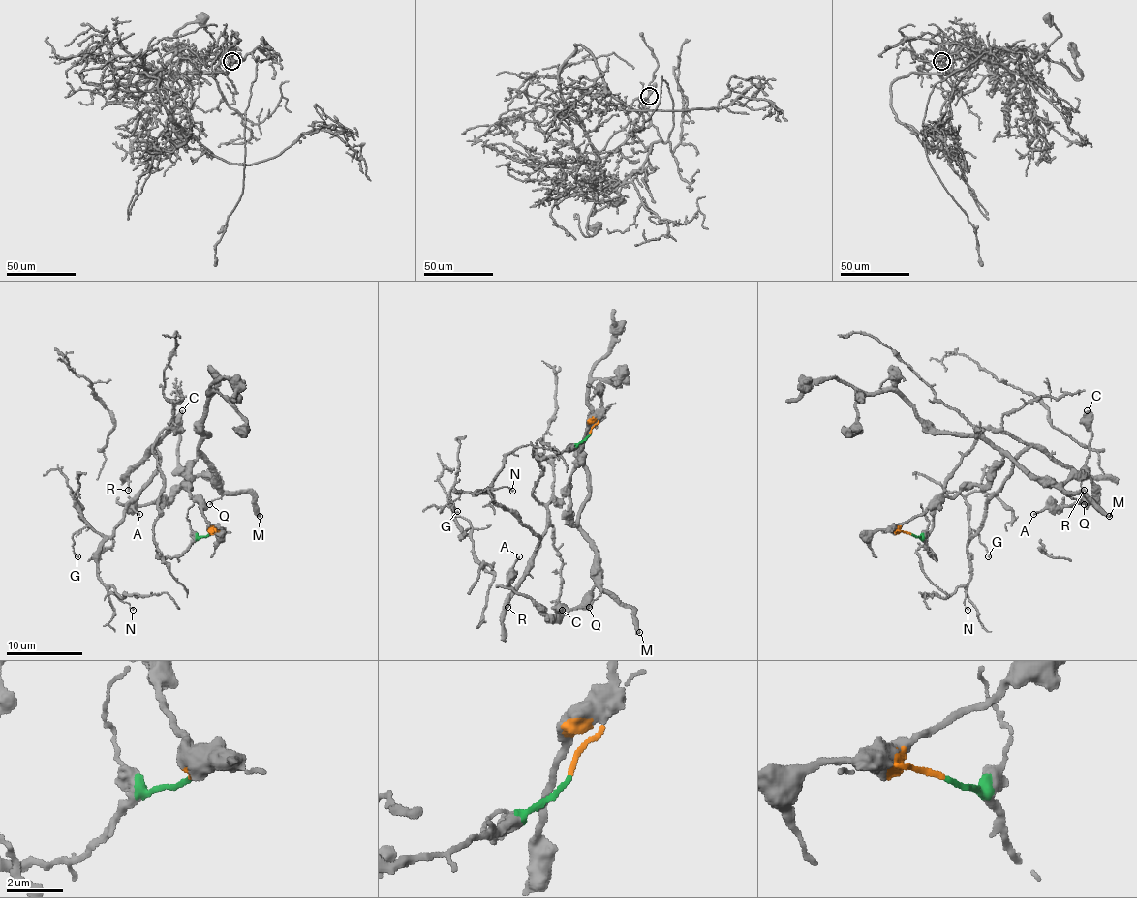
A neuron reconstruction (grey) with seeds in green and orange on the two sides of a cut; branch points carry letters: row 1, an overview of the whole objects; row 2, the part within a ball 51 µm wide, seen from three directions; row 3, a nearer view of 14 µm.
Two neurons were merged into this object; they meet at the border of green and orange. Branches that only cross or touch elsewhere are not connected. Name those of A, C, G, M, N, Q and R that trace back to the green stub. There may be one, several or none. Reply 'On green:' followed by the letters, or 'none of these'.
On green: G, N, R

